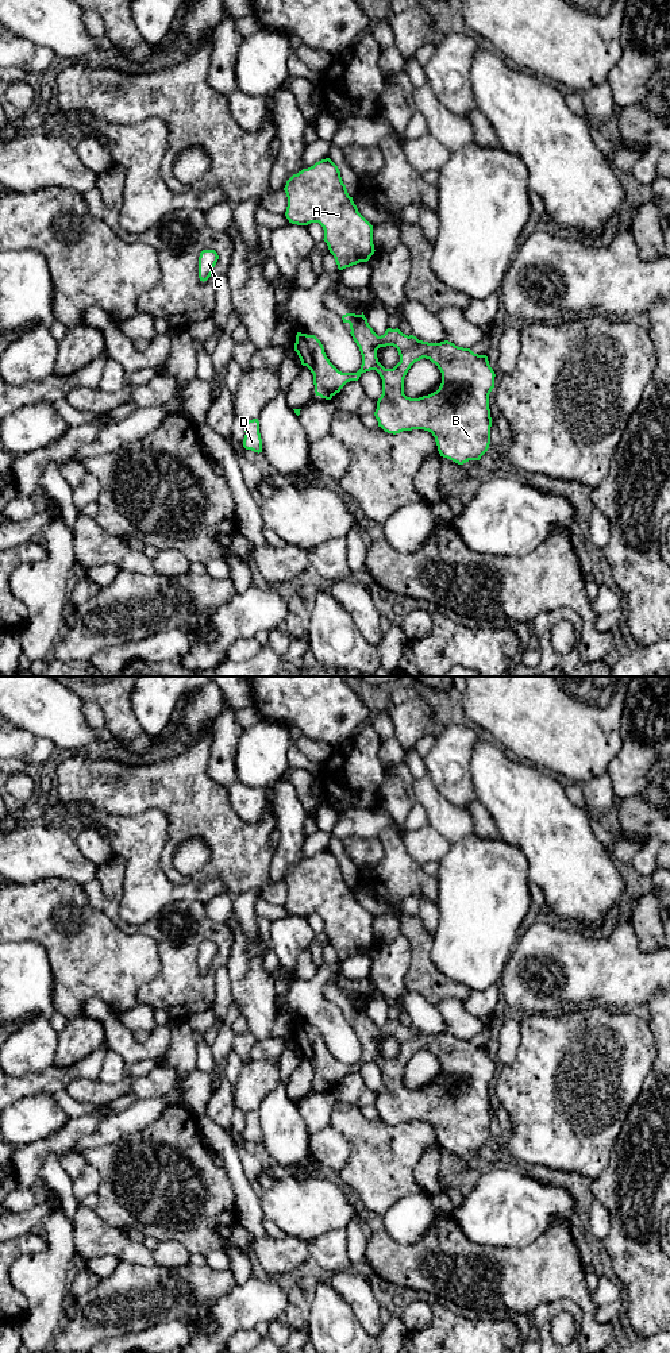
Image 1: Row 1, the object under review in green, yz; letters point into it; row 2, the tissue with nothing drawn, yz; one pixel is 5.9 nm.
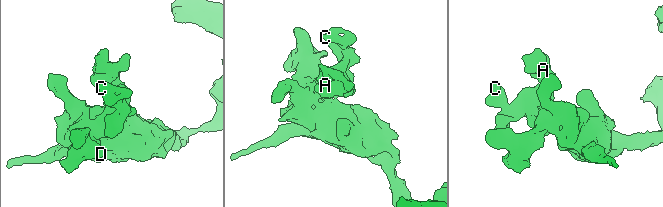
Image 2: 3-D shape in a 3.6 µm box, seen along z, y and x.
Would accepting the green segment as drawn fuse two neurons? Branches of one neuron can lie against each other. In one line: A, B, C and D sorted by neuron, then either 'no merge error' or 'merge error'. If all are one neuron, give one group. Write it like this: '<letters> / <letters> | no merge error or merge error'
A B C D | no merge error

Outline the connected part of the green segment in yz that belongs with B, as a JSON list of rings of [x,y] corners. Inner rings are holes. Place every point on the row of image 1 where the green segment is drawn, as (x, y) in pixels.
[[[363,312],[346,313],[342,320],[350,324],[350,334],[362,355],[357,373],[339,371],[315,335],[296,335],[294,351],[301,365],[313,374],[316,396],[331,400],[347,382],[358,381],[362,373],[376,370],[382,379],[382,394],[374,412],[378,427],[393,435],[424,429],[435,437],[440,456],[458,465],[480,460],[490,444],[489,394],[496,377],[488,356],[448,340],[423,342],[398,328],[388,328],[378,336]],[[386,346],[396,347],[400,355],[400,362],[393,369],[385,369],[377,358],[377,350]],[[423,358],[438,366],[442,383],[428,396],[407,397],[404,378],[411,366]]]

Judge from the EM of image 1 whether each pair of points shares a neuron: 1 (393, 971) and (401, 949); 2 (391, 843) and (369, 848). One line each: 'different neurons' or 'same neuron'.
1: same neuron
2: different neurons

